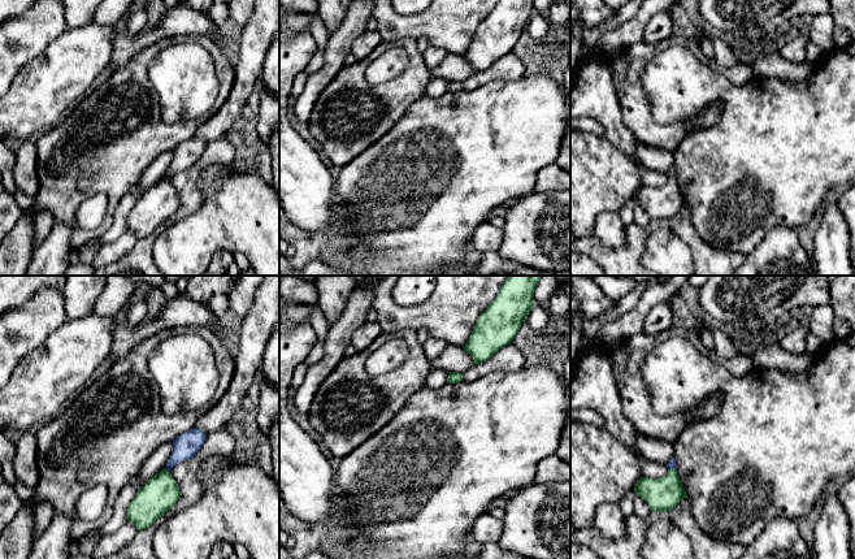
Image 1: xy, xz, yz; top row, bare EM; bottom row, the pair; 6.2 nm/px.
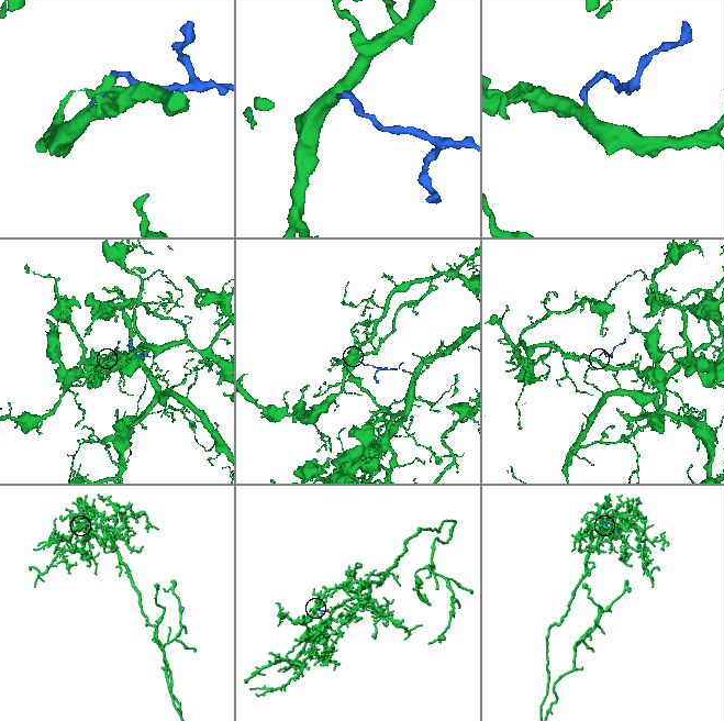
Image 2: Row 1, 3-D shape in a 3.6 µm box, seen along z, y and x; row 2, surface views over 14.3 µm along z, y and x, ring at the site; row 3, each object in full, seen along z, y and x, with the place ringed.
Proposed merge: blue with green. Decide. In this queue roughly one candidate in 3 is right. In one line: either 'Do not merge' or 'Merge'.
Merge

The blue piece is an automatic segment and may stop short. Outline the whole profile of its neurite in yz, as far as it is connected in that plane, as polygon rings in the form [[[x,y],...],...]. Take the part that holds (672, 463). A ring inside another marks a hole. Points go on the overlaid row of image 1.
[[[674,458],[667,464],[668,473],[660,478],[641,477],[635,484],[635,493],[652,511],[667,512],[673,510],[683,498],[685,488],[677,474]]]

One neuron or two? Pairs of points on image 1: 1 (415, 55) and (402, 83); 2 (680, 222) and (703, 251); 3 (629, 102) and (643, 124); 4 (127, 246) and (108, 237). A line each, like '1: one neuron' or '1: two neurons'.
1: one neuron
2: one neuron
3: one neuron
4: two neurons

